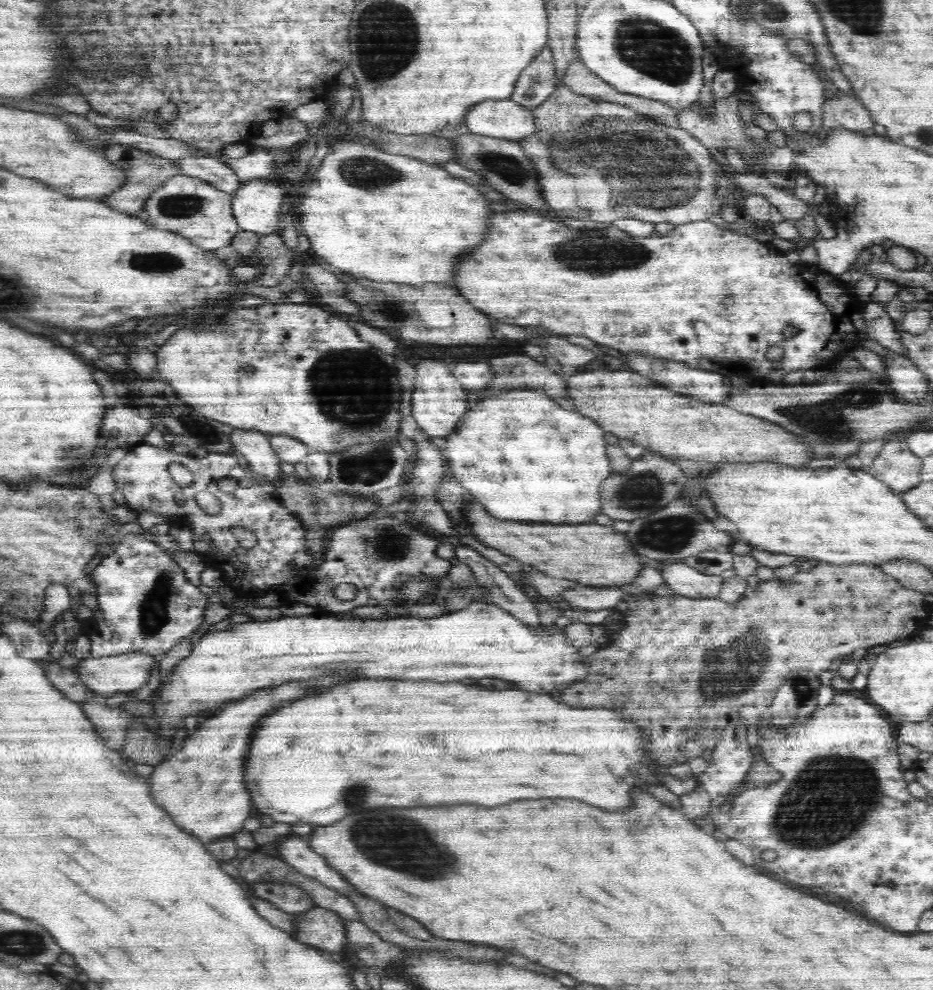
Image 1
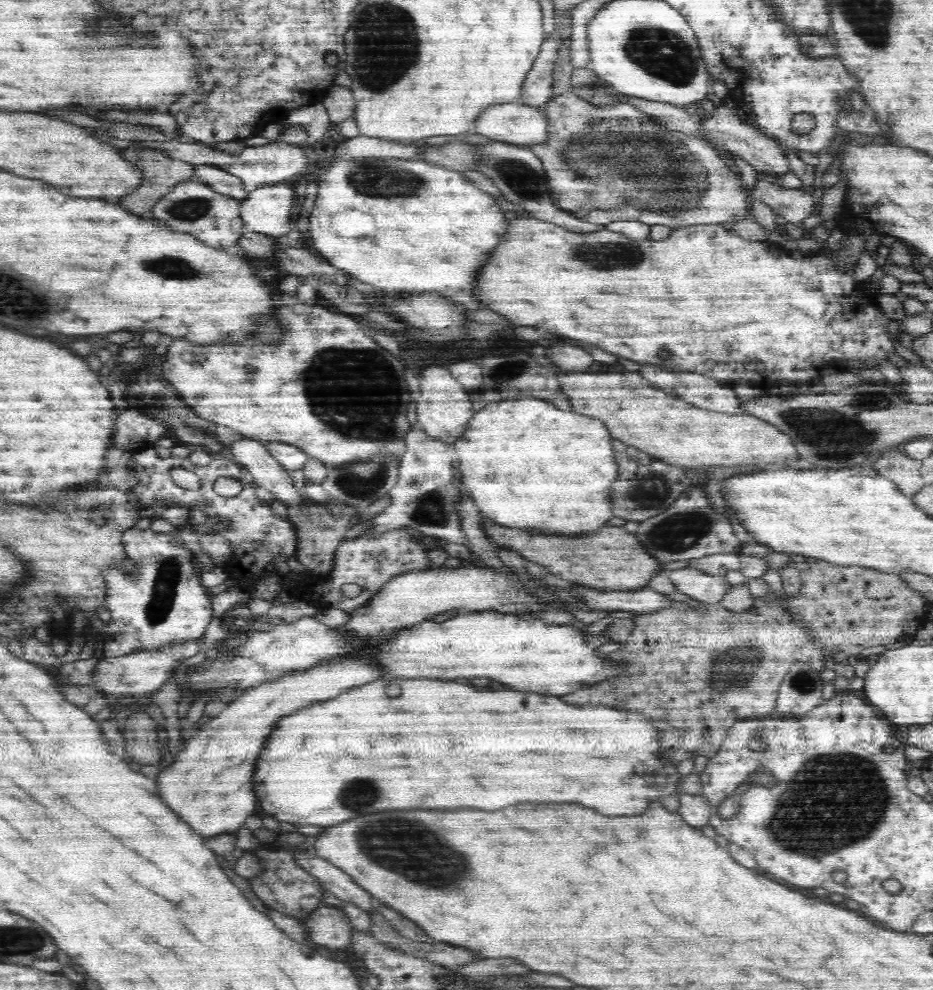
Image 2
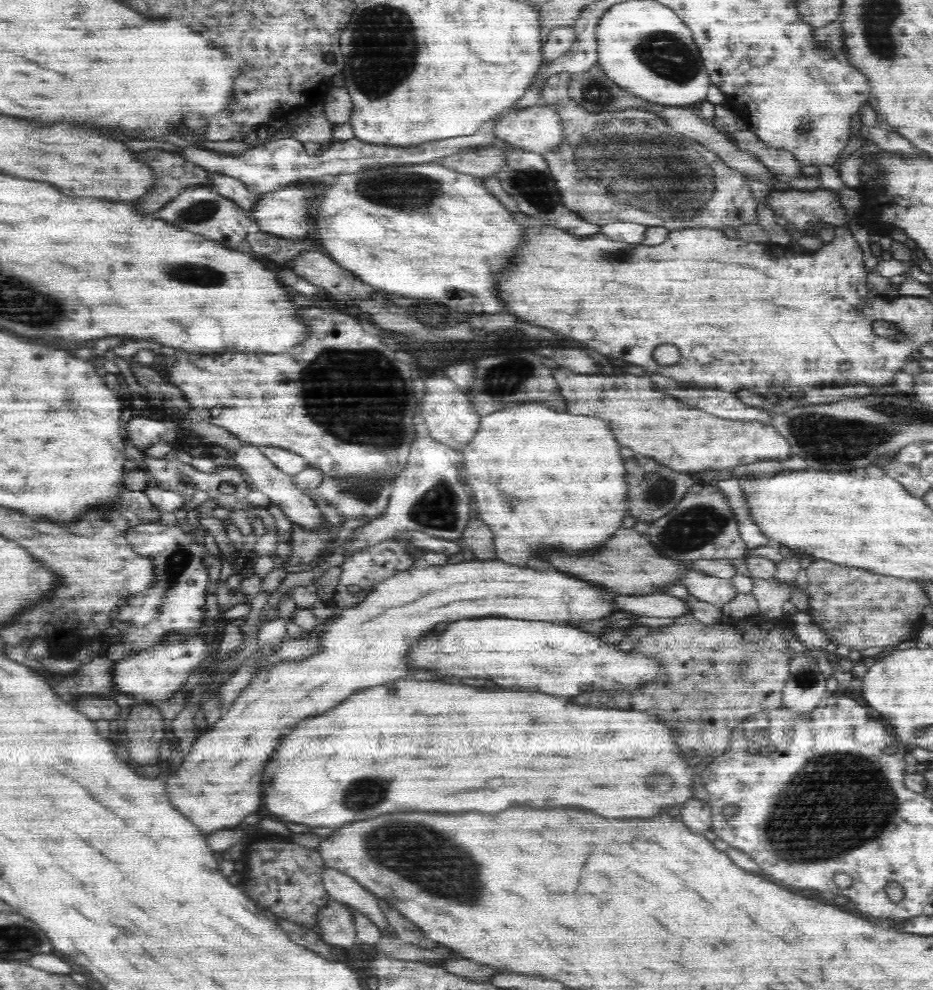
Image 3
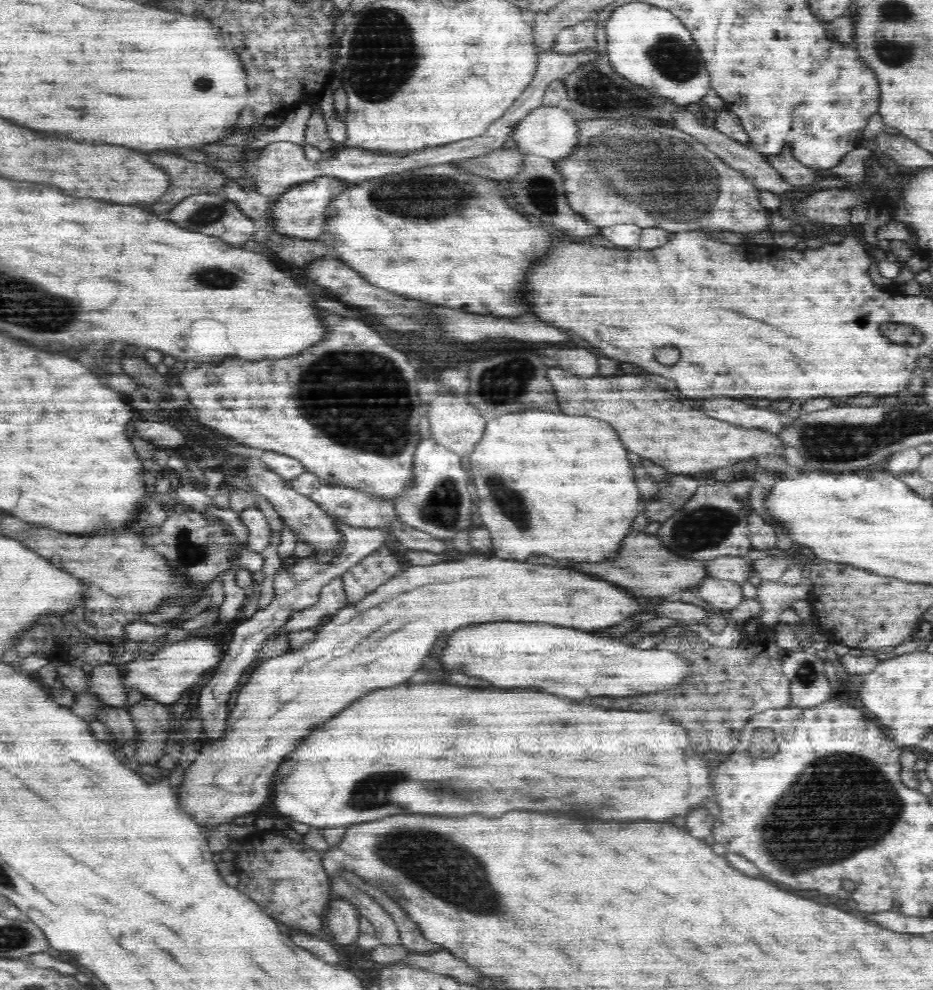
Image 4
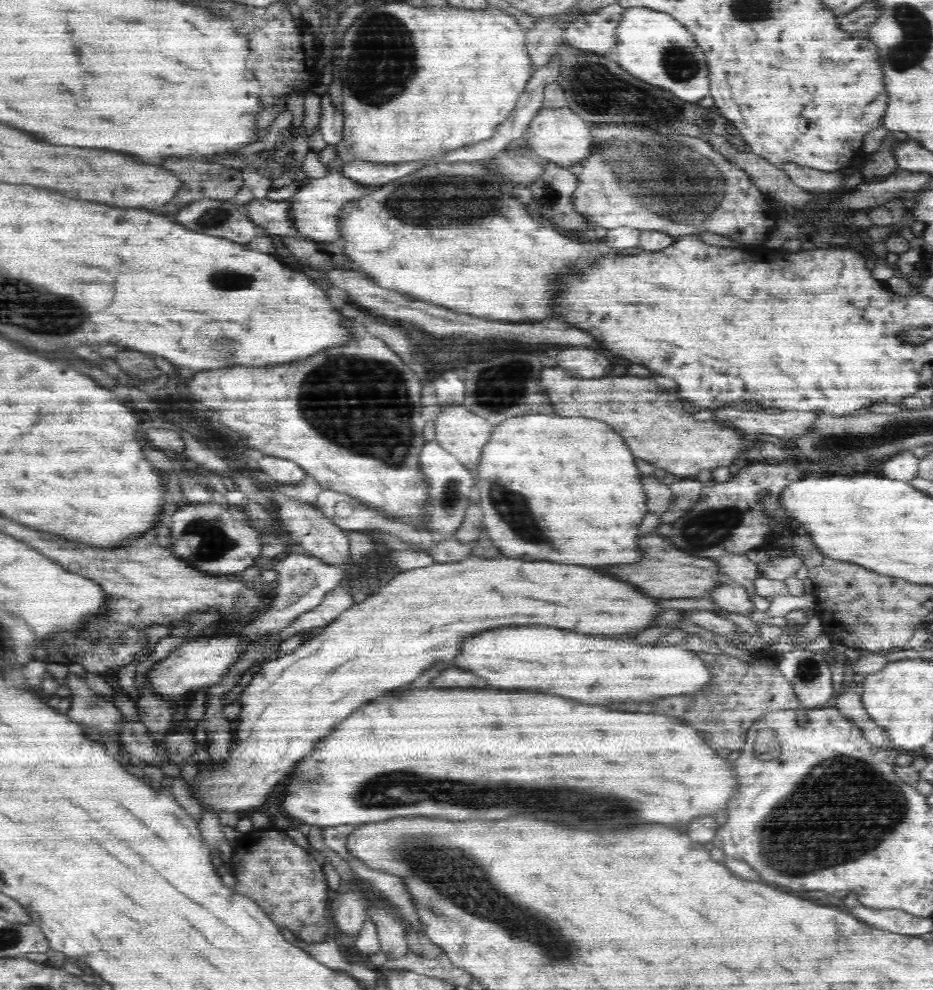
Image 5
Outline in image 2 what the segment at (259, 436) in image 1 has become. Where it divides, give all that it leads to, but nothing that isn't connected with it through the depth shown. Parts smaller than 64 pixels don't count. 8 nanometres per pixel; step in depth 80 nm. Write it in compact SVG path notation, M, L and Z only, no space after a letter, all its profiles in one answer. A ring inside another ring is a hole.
M243 436L232 442L232 454L237 462L251 472L254 483L274 494L277 500L294 504L298 493L279 460L268 451L267 442L256 436Z

